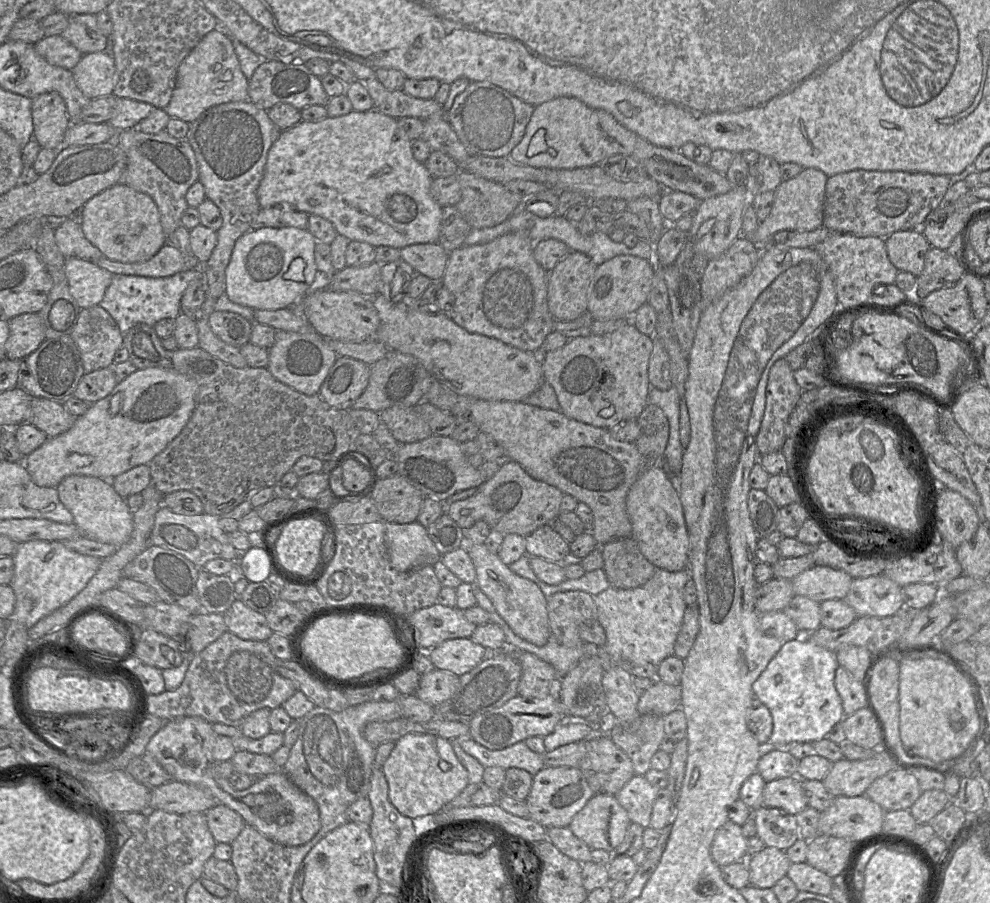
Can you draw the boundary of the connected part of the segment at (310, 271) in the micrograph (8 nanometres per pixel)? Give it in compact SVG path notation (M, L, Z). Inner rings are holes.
M296 227L249 230L235 242L225 271L225 294L232 302L254 310L274 310L295 305L318 283L320 275L314 258L316 242L307 229Z

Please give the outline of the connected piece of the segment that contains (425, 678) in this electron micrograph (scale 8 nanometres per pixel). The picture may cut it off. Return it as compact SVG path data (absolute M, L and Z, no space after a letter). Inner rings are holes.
M435 668L433 671L421 675L419 688L415 695L422 701L437 706L454 694L458 683L458 675Z

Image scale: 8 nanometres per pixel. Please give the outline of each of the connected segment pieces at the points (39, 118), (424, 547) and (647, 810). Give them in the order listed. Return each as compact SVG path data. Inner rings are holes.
M55 91L40 94L31 100L33 121L33 138L41 148L58 150L62 147L66 130L71 125L66 104L61 95Z
M418 521L406 524L385 523L385 542L391 566L407 572L426 565L434 566L441 554L427 528Z
M634 775L615 795L633 823L648 827L653 803L660 788L651 785L644 775Z

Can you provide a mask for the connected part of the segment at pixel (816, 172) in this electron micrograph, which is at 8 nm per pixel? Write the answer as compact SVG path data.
M805 168L796 177L782 181L774 190L772 209L767 218L760 222L757 229L747 238L760 247L769 237L777 232L812 231L823 226L825 187L828 176L819 169Z

